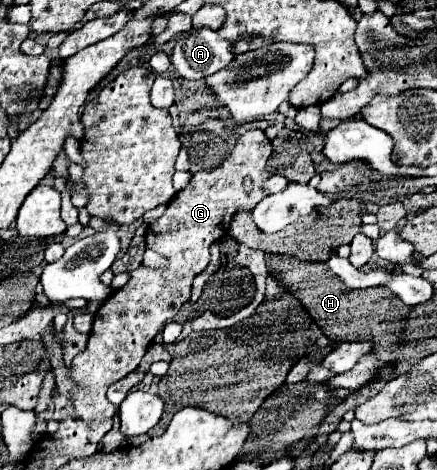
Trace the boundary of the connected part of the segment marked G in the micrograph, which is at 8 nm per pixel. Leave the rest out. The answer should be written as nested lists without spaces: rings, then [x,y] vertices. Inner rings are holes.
[[[254,129],[238,137],[232,155],[228,155],[216,169],[198,171],[192,175],[190,185],[174,195],[166,205],[166,213],[148,227],[146,245],[168,259],[164,269],[152,269],[140,265],[130,271],[130,279],[124,287],[116,289],[96,311],[92,331],[88,337],[86,351],[78,353],[72,359],[72,365],[66,369],[70,379],[72,407],[78,419],[98,421],[114,417],[118,411],[116,405],[108,403],[106,389],[118,379],[132,373],[140,359],[146,353],[146,347],[154,335],[174,319],[182,303],[190,299],[190,287],[196,273],[208,265],[208,247],[210,243],[226,235],[230,221],[238,209],[252,211],[267,194],[263,184],[273,175],[268,167],[270,141],[264,131]],[[242,177],[253,177],[254,188],[251,193],[244,193]]]

